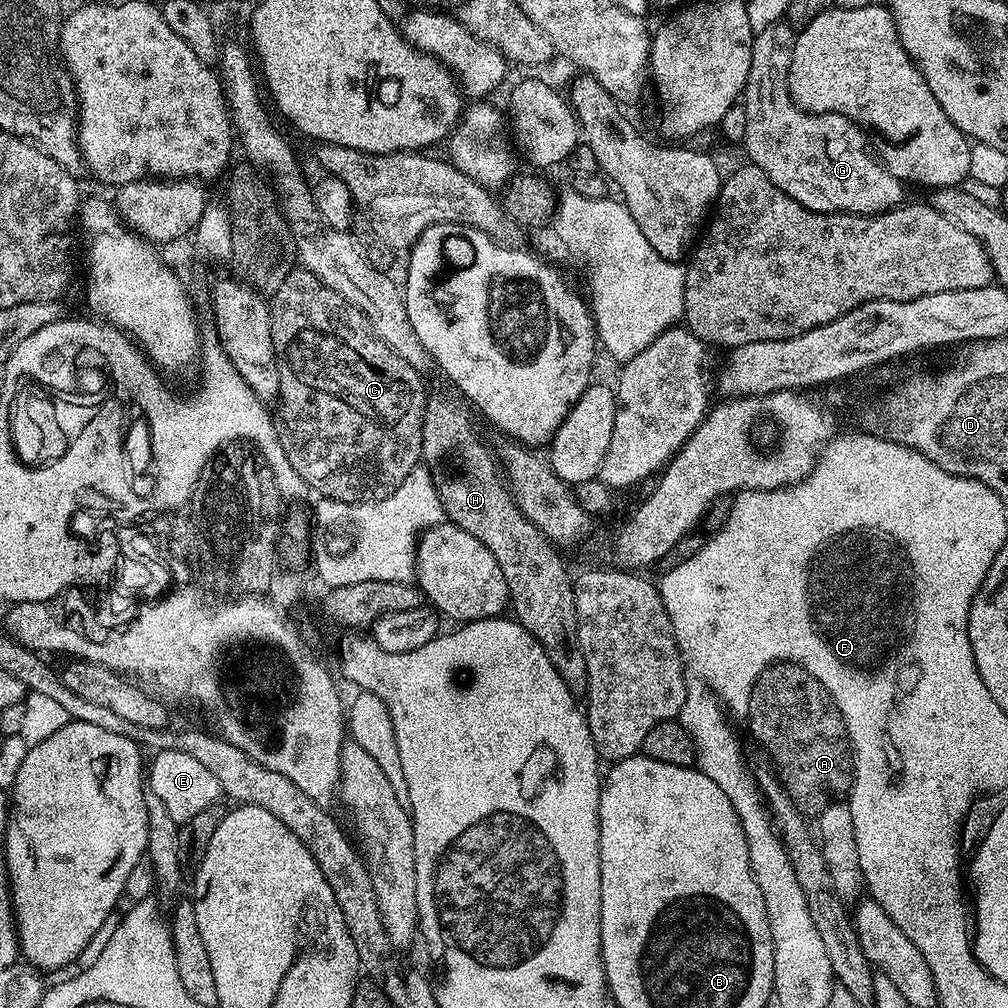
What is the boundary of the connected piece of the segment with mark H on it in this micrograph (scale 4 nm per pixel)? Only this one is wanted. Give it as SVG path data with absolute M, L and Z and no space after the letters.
M429 395L424 405L420 454L440 494L444 515L451 523L466 530L466 534L474 534L474 538L478 538L478 542L482 542L482 546L486 546L490 554L494 554L506 578L510 608L511 611L516 611L513 612L514 619L544 647L544 653L548 655L550 662L554 662L554 670L558 670L568 689L573 694L583 693L587 689L588 679L586 678L586 658L582 658L580 643L576 640L573 577L571 575L568 577L568 572L564 569L564 560L556 553L559 552L557 545L548 540L546 534L542 534L542 530L538 530L538 526L534 526L534 522L530 522L530 518L516 504L497 453L493 445L491 448L480 437L480 432L472 421L473 413L469 405L459 399L456 400L451 400L448 396Z

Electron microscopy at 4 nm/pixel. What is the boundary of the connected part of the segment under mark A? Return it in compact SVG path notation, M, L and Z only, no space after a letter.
M777 662L761 667L760 676L748 693L747 716L753 738L764 747L784 793L792 799L792 804L799 812L819 814L827 804L847 797L852 791L854 757L846 722L822 682L818 682L818 678L814 678L800 664Z

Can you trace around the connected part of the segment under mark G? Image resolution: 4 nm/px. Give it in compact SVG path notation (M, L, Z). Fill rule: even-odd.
M788 22L771 24L766 26L766 30L753 35L750 74L742 97L746 112L742 148L748 151L747 159L759 166L774 186L811 212L851 212L854 216L879 216L882 212L899 208L906 200L905 181L892 176L888 167L873 155L865 129L837 112L808 112L794 102L788 85L788 71L796 37L793 25Z

